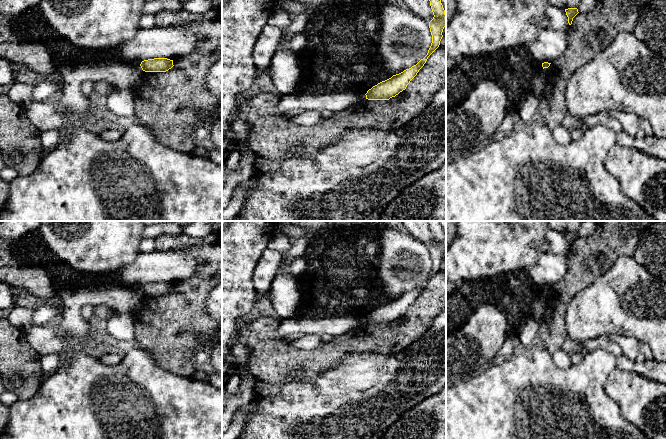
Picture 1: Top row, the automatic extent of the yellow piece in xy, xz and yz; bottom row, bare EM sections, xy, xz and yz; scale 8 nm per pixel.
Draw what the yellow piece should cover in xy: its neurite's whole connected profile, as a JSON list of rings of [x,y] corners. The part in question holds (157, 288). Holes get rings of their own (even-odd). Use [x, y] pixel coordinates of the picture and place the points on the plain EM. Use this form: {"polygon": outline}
{"polygon": [[[154,282],[142,285],[140,290],[145,296],[166,296],[174,289],[173,284],[167,282]]]}

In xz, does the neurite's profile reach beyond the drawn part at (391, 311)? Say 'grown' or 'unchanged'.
unchanged

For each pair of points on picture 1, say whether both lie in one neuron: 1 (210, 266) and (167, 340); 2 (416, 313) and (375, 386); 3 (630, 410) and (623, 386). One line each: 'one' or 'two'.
1: one
2: two
3: one

